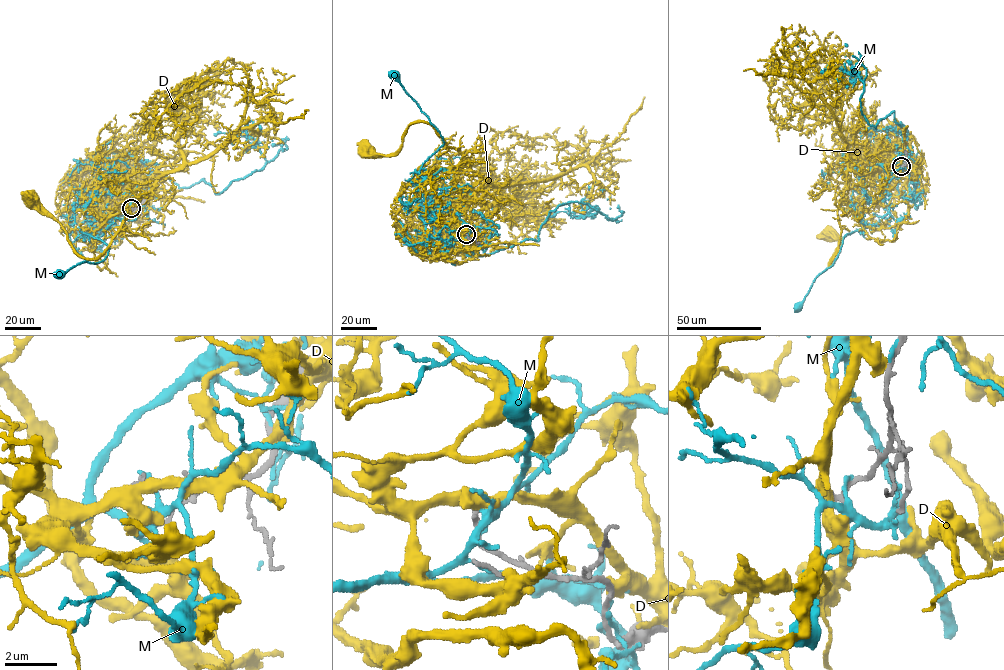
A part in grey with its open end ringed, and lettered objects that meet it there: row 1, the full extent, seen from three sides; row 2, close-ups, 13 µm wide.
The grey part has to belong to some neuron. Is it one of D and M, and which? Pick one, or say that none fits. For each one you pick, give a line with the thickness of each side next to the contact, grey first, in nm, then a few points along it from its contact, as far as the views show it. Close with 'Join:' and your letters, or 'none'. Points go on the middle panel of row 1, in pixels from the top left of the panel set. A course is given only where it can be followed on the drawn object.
Join: none

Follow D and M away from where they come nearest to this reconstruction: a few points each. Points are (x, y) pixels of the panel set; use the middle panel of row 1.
D: (467, 234), (483, 246), (472, 246), (467, 206), (484, 179), (430, 124), (410, 124), (392, 154), (366, 151)
M: (467, 236), (437, 239), (420, 217), (427, 205), (418, 189), (419, 169), (444, 141), (395, 74)

